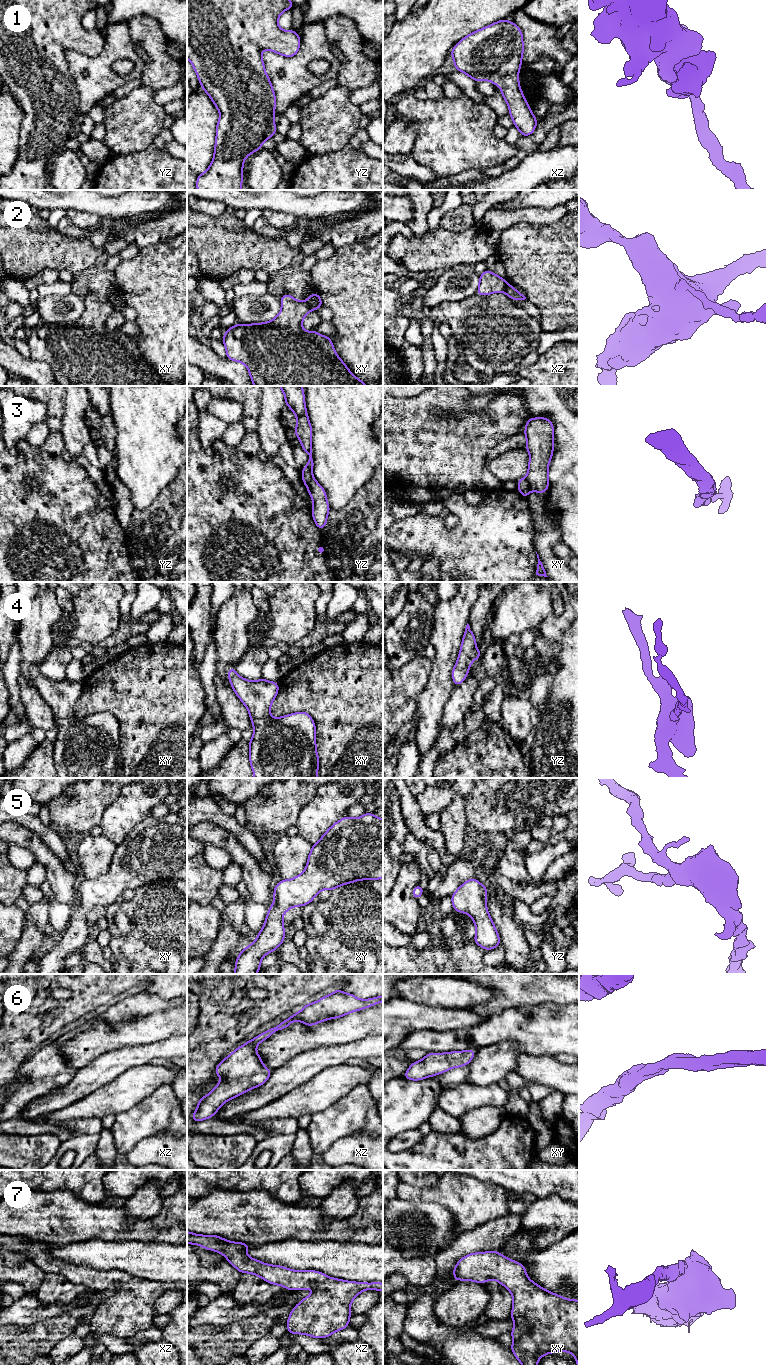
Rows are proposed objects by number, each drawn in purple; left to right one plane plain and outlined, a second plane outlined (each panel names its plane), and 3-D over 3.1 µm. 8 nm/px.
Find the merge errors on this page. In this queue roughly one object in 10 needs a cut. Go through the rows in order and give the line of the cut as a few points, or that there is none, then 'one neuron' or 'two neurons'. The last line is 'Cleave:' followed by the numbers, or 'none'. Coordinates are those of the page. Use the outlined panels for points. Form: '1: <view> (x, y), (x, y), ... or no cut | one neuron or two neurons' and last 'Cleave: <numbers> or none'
1: no cut | one neuron
2: xy (307, 301), (311, 309) | two neurons
3: xy (525, 478), (530, 488) | two neurons
4: no cut | one neuron
5: no cut | one neuron
6: no cut | one neuron
7: no cut | one neuron
Cleave: 2, 3

